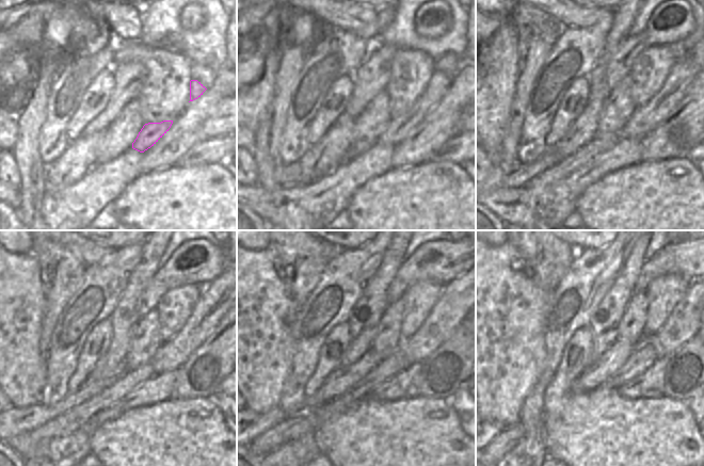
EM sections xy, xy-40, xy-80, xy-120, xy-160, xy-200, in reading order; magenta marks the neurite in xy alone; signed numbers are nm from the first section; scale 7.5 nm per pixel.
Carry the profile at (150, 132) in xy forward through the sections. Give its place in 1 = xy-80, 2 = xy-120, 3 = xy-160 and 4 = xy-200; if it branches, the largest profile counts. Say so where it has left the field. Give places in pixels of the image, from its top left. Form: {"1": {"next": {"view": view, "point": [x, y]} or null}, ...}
{"1": {"next": {"view": "xy-80", "point": [645, 118]}}, "2": {"next": {"view": "xy-120", "point": [214, 301]}}, "3": {"next": {"view": "xy-160", "point": [453, 305]}}, "4": {"next": {"view": "xy-200", "point": [683, 323]}}}

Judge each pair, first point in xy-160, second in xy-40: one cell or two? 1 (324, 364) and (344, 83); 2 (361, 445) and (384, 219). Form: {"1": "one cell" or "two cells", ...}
{"1": "one cell", "2": "one cell"}

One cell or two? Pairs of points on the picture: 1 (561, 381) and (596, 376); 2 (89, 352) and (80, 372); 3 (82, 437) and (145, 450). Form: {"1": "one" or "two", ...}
{"1": "two", "2": "one", "3": "two"}

